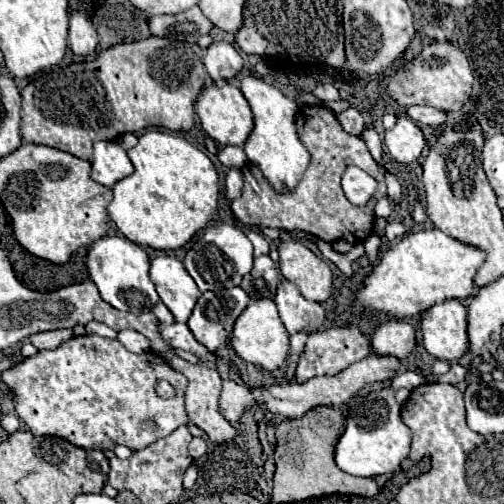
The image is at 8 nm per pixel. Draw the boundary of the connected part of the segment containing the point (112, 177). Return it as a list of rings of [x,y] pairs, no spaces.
[[[96,141],[94,143],[94,157],[92,157],[92,179],[114,187],[120,179],[134,173],[132,161],[128,159],[126,151],[116,141]]]

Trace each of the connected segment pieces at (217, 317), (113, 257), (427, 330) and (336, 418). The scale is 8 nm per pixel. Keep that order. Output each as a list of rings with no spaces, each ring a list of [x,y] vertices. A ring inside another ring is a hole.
[[[240,287],[206,291],[198,299],[192,317],[188,319],[188,327],[202,345],[216,351],[218,345],[232,333],[234,321],[248,307],[248,303],[250,297]]]
[[[102,237],[94,241],[88,249],[86,267],[102,299],[120,311],[140,315],[152,311],[154,305],[160,301],[154,283],[148,277],[148,267],[150,267],[148,253],[140,245],[128,241],[126,237]]]
[[[448,299],[422,313],[424,349],[436,359],[456,361],[468,353],[466,307]]]
[[[316,407],[310,409],[300,419],[286,419],[276,427],[276,449],[274,449],[274,491],[272,503],[290,503],[290,501],[304,501],[310,497],[344,493],[344,495],[362,495],[374,497],[380,487],[374,479],[352,477],[340,471],[334,463],[334,447],[340,439],[340,429],[344,431],[344,415],[340,419],[340,409],[334,407]]]

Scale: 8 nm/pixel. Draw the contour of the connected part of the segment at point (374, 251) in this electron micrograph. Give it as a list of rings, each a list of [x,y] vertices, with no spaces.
[[[370,235],[366,241],[364,241],[364,247],[366,247],[366,255],[370,265],[374,266],[379,259],[379,251],[381,246],[381,238],[378,235]]]

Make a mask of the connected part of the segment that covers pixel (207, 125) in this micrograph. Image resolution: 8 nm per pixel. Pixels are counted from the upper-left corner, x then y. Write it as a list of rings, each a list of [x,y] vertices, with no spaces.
[[[224,85],[224,87],[204,87],[196,101],[196,115],[202,121],[202,129],[216,139],[220,145],[238,145],[242,147],[254,127],[252,121],[252,111],[250,105],[246,103],[246,97],[242,91],[234,85]]]

